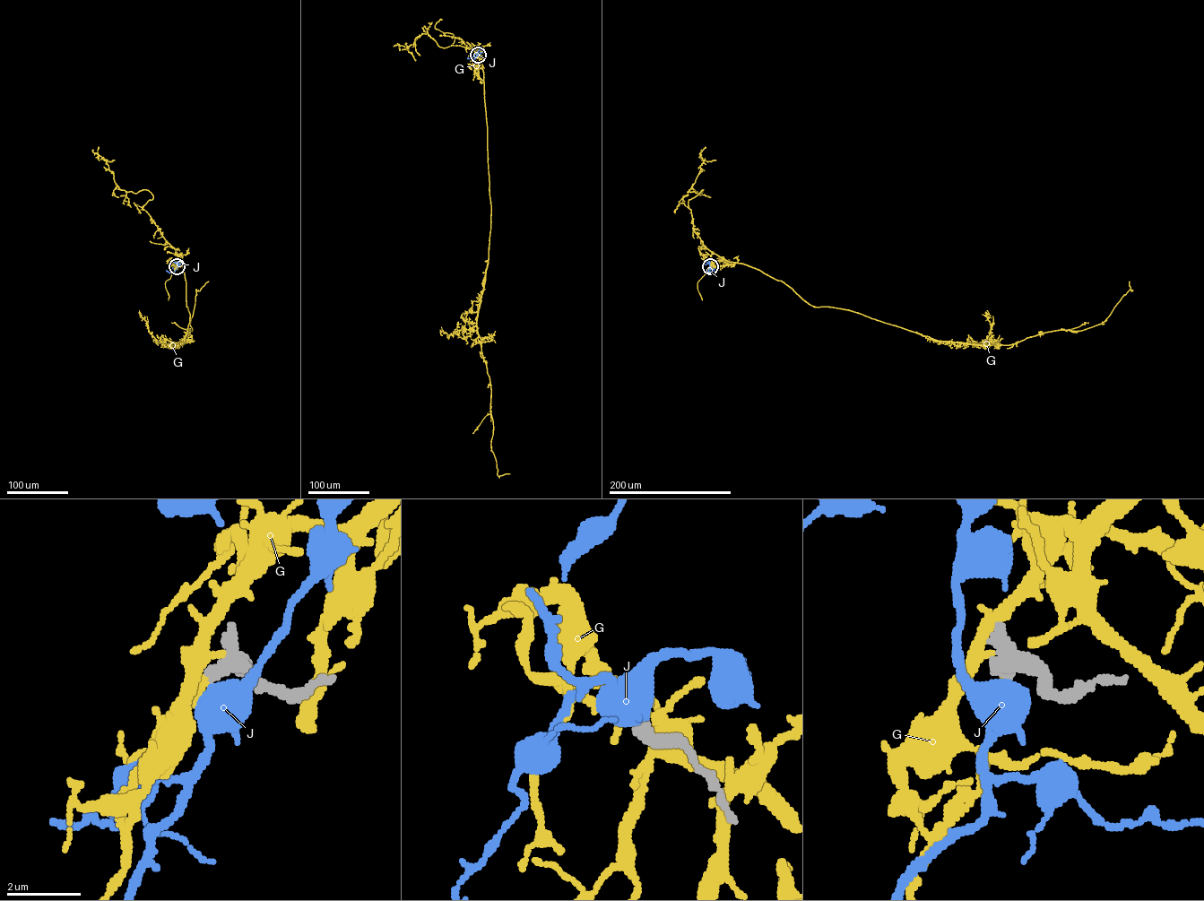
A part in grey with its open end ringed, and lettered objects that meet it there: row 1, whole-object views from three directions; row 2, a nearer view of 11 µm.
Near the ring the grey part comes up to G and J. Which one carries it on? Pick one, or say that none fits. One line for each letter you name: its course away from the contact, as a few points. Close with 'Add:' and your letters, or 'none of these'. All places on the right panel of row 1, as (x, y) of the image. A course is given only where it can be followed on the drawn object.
G: via (710, 266), (723, 258), (744, 264), (813, 306), (981, 345), (1102, 324), (1132, 290), (1130, 281)
Add: G

